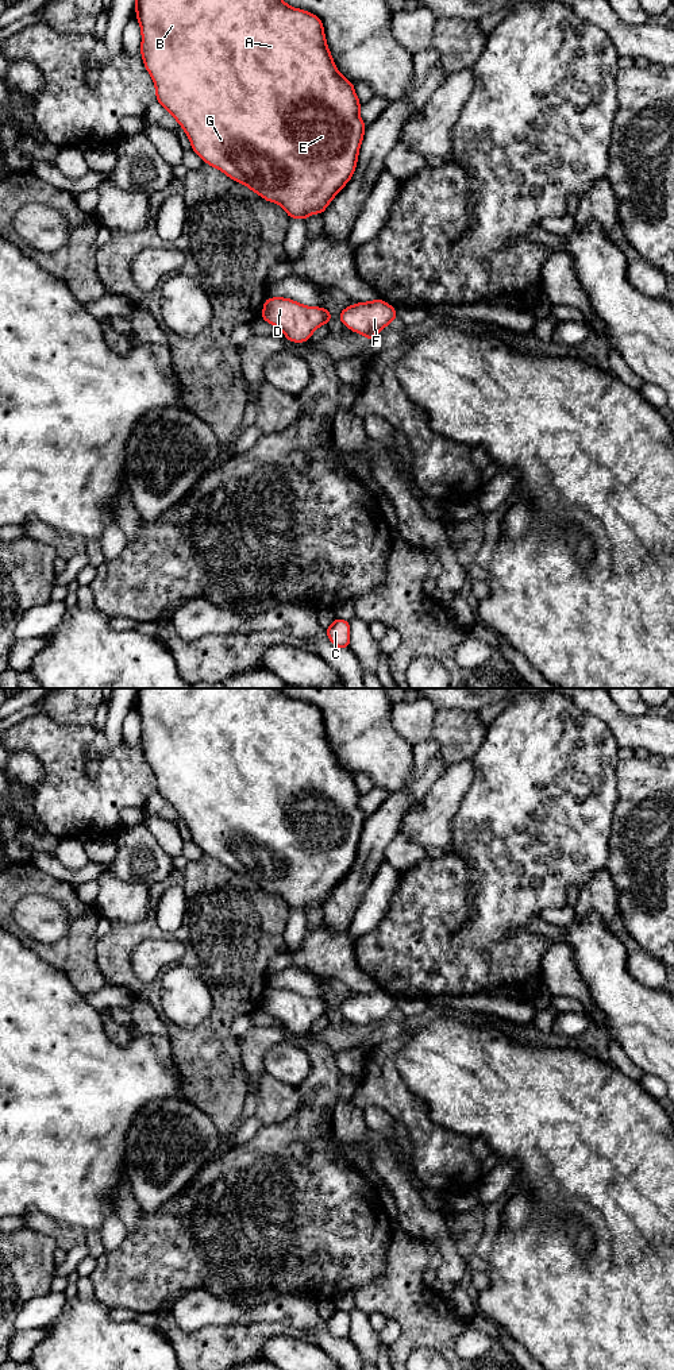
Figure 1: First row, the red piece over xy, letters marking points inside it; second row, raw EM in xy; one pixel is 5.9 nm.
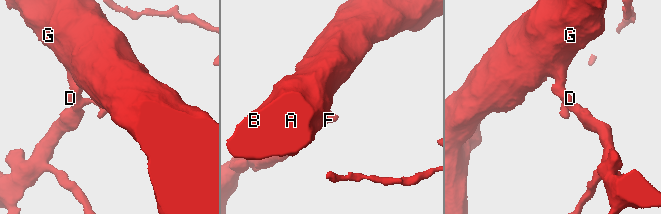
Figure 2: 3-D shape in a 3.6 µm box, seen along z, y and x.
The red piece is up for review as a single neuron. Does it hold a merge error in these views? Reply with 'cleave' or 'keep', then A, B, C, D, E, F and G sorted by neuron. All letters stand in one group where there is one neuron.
keep; A B C D E F G

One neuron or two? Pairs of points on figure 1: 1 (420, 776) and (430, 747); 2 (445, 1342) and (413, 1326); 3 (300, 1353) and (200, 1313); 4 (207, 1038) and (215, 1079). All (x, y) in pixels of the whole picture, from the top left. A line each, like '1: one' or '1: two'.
1: one
2: one
3: two
4: one

